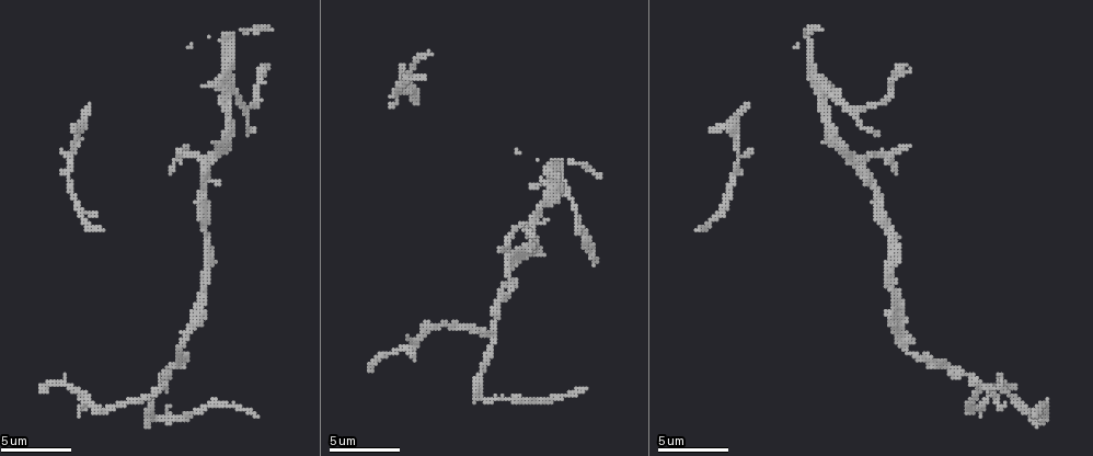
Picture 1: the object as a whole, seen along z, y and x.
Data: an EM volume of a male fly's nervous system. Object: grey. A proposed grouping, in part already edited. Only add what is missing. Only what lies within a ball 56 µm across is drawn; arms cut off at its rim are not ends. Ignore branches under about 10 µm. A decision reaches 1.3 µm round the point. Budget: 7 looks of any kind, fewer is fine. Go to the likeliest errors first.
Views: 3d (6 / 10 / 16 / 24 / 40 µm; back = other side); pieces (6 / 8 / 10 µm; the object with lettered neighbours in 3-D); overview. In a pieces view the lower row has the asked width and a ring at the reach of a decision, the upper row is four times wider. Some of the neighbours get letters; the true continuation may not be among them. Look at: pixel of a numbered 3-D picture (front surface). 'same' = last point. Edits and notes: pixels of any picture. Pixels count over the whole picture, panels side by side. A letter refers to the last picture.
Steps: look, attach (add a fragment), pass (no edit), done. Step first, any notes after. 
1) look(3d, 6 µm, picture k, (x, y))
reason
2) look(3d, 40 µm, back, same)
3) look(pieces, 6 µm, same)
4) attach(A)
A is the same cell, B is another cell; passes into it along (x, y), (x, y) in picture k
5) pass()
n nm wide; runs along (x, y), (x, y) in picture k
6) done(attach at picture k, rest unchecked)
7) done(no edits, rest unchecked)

look(pieces, 10 µm, picture 1, (1033, 415))
end of a long branch

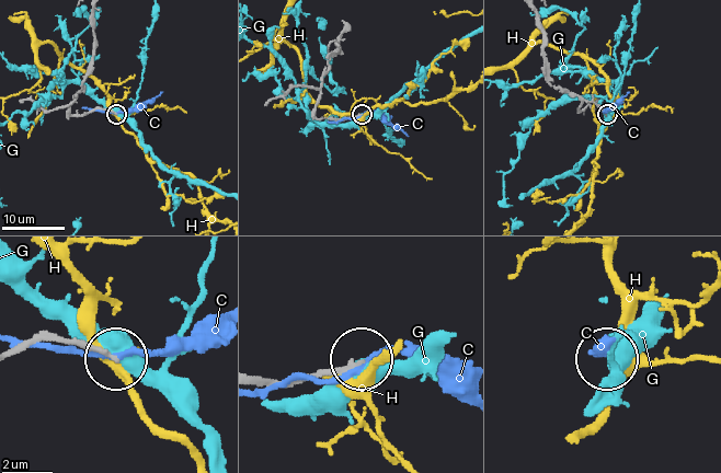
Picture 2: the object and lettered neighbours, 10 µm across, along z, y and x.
pass()
C, G and H are other cells; runs along (328, 70), (316, 117), (350, 118), (361, 114) in picture 2; no lettered fragment goes on from it

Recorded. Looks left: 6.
look(3d, 6 µm, picture 1, (98, 230))
tapers out

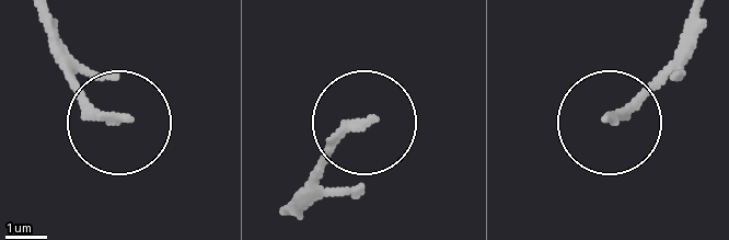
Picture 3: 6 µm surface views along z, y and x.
look(pieces, 8 µm, picture 3, (372, 122))

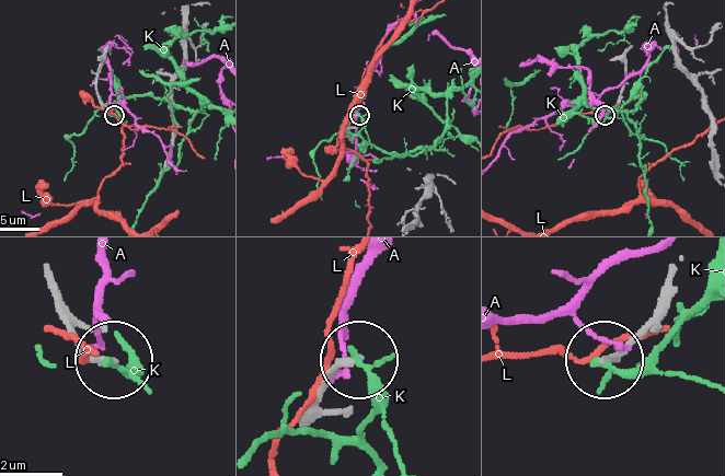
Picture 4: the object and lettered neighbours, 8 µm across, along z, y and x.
pass()
A, K and L are other cells; no lettered fragment goes on from it

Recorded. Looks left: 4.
look(pieces, 8 µm, picture 1, (186, 146))
tapers out

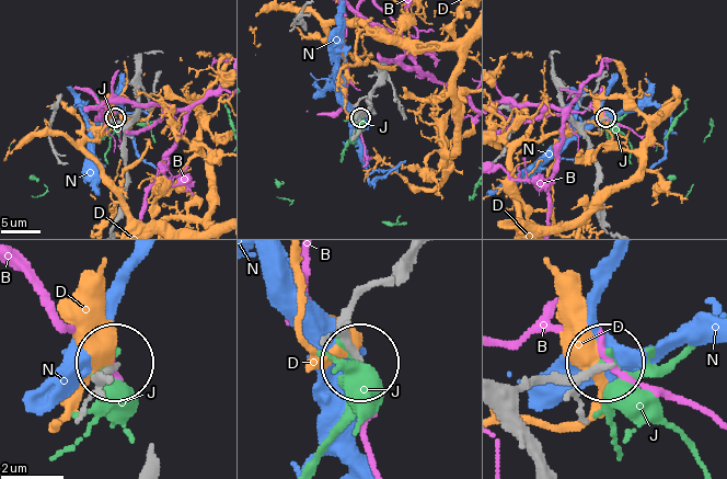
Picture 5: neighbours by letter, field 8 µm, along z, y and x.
pass()
B, D, J and N are other cells; runs along (515, 414), (533, 383), (586, 378), (607, 365) in picture 5; no lettered fragment goes on from it

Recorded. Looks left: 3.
done(no edits, rest unchecked)

